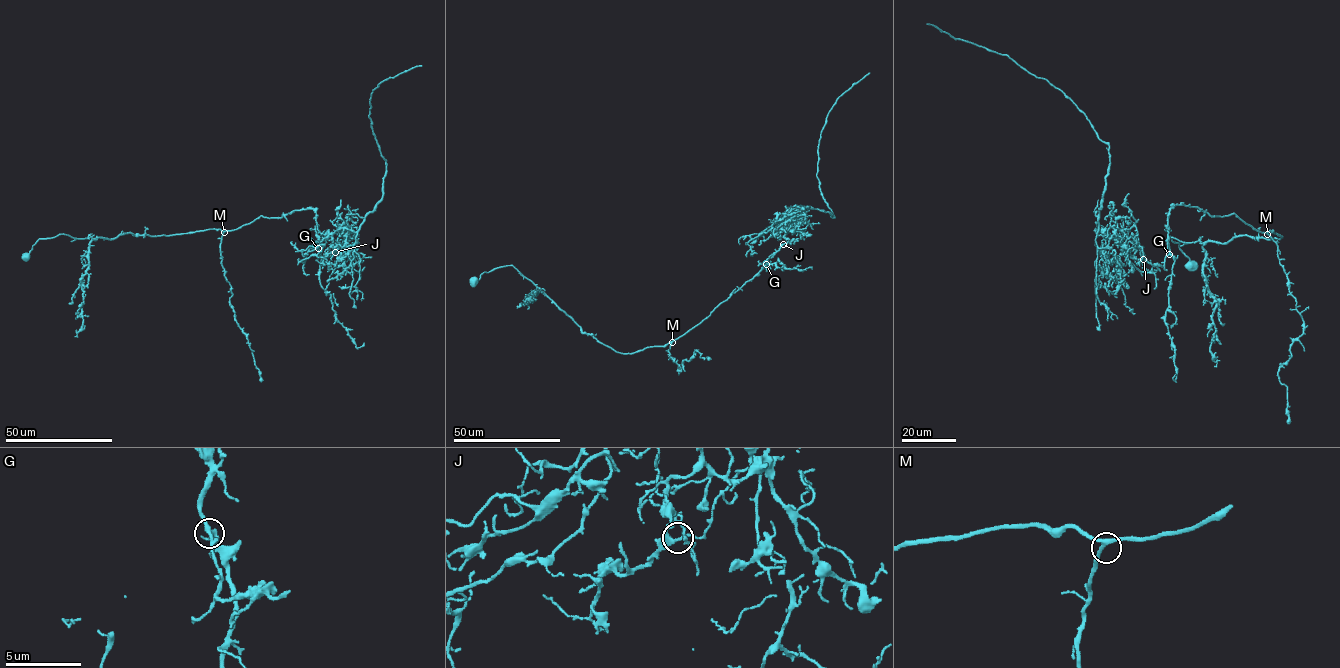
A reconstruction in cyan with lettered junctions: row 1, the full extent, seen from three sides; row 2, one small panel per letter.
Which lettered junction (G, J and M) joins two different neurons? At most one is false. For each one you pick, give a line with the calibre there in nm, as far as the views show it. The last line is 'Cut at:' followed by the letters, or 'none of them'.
J: calibre 180 nm
Cut at: J

